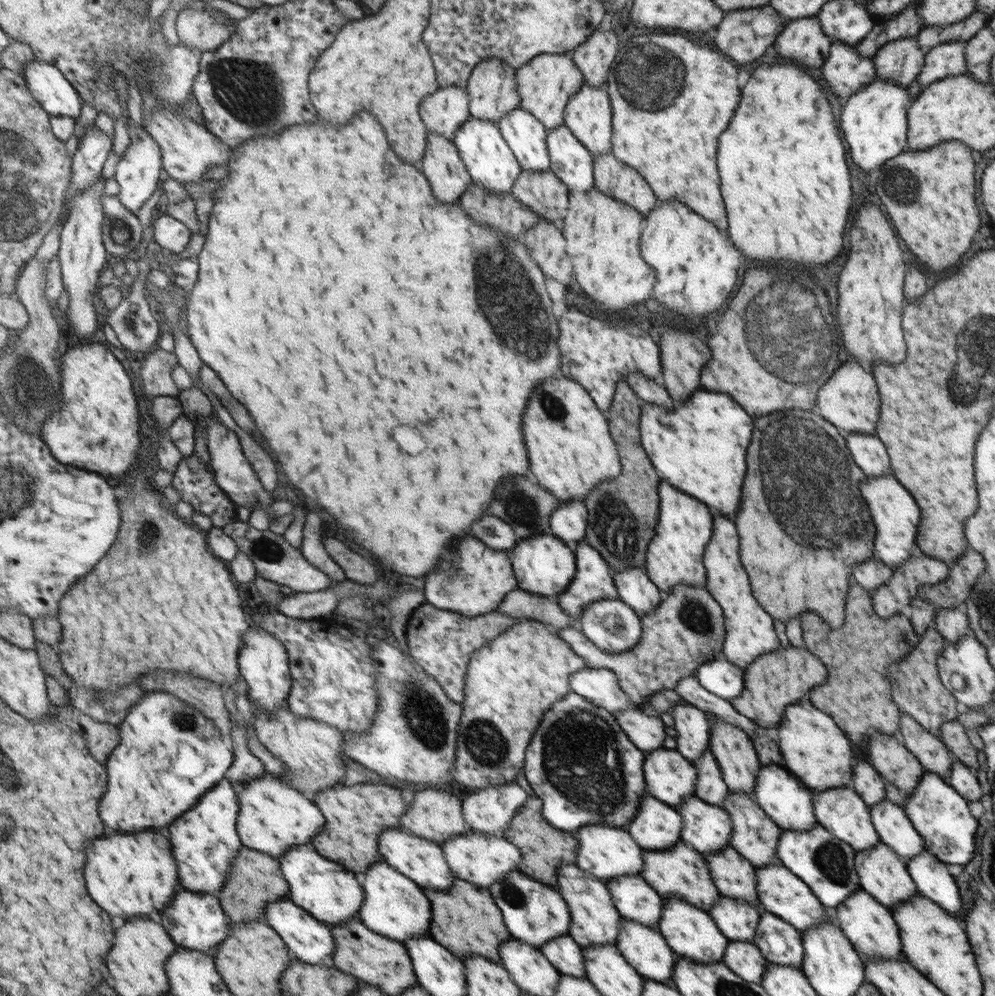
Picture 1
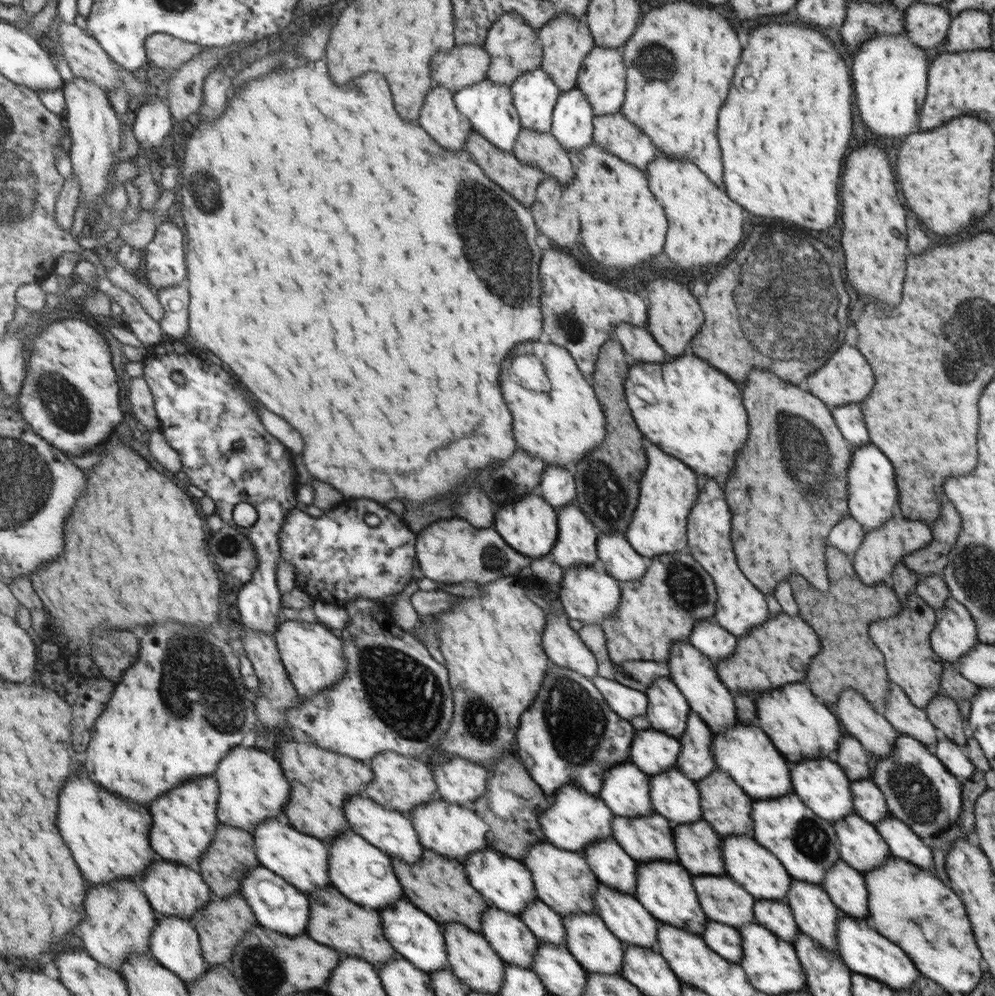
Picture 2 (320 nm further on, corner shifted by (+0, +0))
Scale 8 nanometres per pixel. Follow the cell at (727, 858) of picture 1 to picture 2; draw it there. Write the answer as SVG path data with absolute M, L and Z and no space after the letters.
M703 819L696 820L694 823L672 824L673 846L678 863L683 866L690 874L723 874L723 862L721 862L721 850L719 842L721 836Z

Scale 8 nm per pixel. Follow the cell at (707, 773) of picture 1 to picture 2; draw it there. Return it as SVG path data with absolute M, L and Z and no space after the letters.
M690 710L687 716L687 730L678 738L680 754L676 756L675 767L695 784L715 768L708 747L712 742L712 735L704 720Z

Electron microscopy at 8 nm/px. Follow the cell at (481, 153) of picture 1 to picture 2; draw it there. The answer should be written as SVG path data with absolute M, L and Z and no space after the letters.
M488 79L477 84L466 86L454 97L460 111L470 118L475 131L479 131L490 143L505 152L512 152L514 140L520 134L518 112L511 101L509 85L496 85Z

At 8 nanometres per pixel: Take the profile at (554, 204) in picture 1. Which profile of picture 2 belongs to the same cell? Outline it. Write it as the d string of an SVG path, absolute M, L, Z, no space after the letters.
M520 129L514 144L512 152L523 164L541 169L563 188L573 179L570 154L551 133Z

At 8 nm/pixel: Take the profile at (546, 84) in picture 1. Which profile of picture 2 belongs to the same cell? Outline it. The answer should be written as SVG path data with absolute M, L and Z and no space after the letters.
M555 15L541 26L537 32L537 40L543 49L543 60L540 62L540 68L557 84L560 93L571 90L579 79L583 61L587 58L589 51L595 47L585 16L576 19L571 15Z

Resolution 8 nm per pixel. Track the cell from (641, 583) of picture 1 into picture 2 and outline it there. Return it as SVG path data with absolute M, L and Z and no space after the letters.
M617 532L601 534L601 540L597 540L597 558L603 563L603 568L608 576L617 581L631 582L631 580L637 580L637 578L641 578L645 574L650 560L639 556L639 554L635 549L631 548L631 545L627 544L625 537L617 534Z

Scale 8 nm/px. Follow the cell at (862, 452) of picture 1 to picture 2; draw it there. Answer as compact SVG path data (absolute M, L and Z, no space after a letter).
M842 404L840 407L833 407L833 420L839 432L851 446L858 447L867 442L867 432L863 426L863 416L859 412L859 404Z

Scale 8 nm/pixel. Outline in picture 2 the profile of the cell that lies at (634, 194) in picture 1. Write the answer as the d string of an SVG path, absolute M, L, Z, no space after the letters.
M620 111L595 116L592 142L644 173L657 152L651 139Z

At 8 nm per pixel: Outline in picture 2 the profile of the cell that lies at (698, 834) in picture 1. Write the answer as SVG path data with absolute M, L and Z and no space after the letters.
M676 767L649 776L648 781L652 810L671 824L694 823L702 819L695 783Z

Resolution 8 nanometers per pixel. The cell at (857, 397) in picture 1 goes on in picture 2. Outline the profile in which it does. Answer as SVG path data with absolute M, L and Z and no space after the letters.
M843 344L837 348L837 352L830 354L829 360L824 361L818 369L806 376L806 385L807 390L813 396L821 397L825 404L840 407L842 404L861 402L873 386L873 376L865 358L857 352L857 348Z

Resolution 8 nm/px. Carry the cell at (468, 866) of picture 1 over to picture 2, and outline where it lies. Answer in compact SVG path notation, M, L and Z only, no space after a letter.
M443 798L433 799L416 806L408 816L415 824L421 844L442 855L465 862L472 852L489 846L489 825L471 806L455 804Z

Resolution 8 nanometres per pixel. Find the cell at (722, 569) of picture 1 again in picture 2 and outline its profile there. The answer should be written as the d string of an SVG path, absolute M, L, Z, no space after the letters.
M703 478L695 504L687 516L687 548L689 554L701 564L701 568L704 568L709 576L713 576L713 580L717 580L717 616L713 620L727 628L729 634L741 636L753 627L765 623L770 615L767 614L763 594L759 590L755 592L755 586L747 582L745 576L741 576L735 564L729 542L729 518L731 514L723 500L721 488L711 478Z

